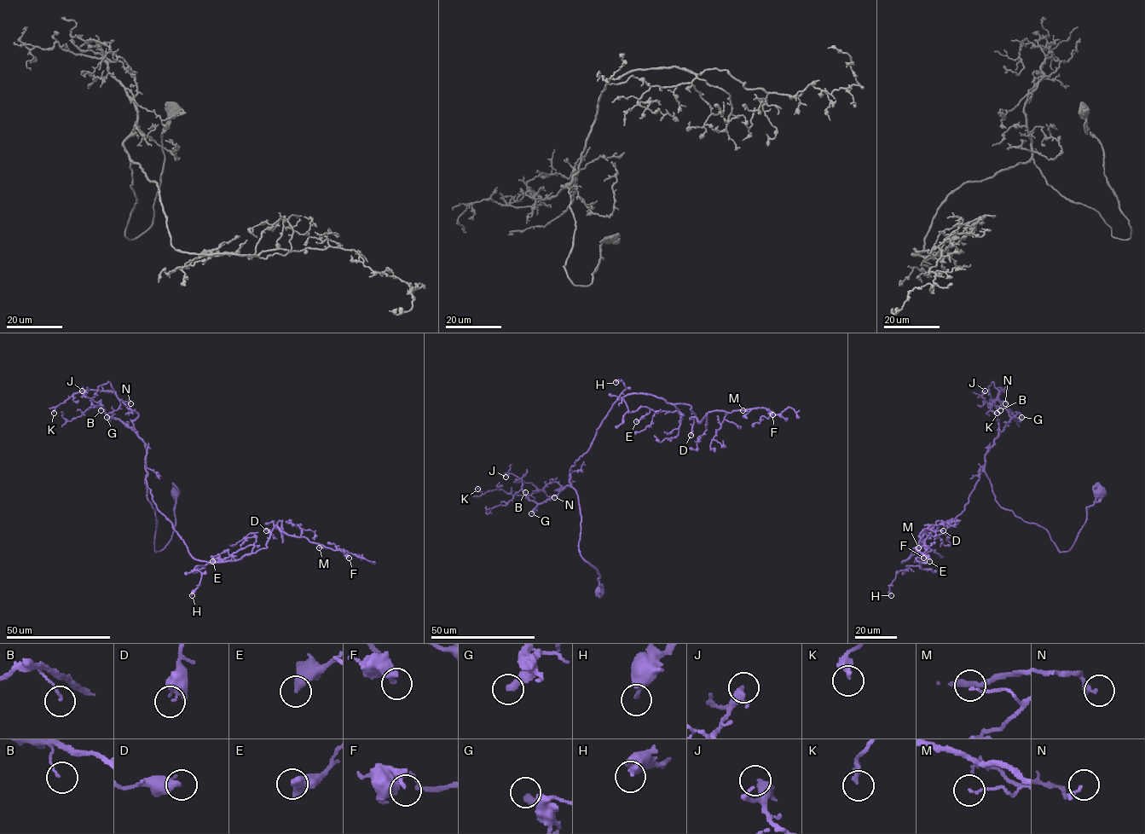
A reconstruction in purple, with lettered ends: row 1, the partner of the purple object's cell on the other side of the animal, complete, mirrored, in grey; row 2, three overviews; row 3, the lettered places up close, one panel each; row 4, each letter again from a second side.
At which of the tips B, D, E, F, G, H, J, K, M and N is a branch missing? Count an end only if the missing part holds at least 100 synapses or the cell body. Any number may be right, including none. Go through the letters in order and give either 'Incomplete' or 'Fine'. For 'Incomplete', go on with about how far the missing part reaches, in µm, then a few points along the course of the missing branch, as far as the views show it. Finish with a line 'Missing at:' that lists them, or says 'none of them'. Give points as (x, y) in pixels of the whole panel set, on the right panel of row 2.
B: Fine
D: Fine
E: Fine
F: Fine
G: Fine
H: Fine
J: Fine
K: Fine
M: Fine
N: Fine
Missing at: none of them

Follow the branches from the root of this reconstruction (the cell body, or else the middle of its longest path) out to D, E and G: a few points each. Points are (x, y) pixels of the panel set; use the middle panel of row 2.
D: (598, 592), (599, 575), (579, 550), (581, 515), (569, 469), (627, 395), (689, 404), (691, 435)
E: (598, 592), (599, 575), (579, 550), (569, 469), (617, 400), (649, 394), (678, 409), (636, 421)
G: (598, 592), (599, 575), (579, 550), (581, 515), (570, 476), (569, 485), (531, 513)

